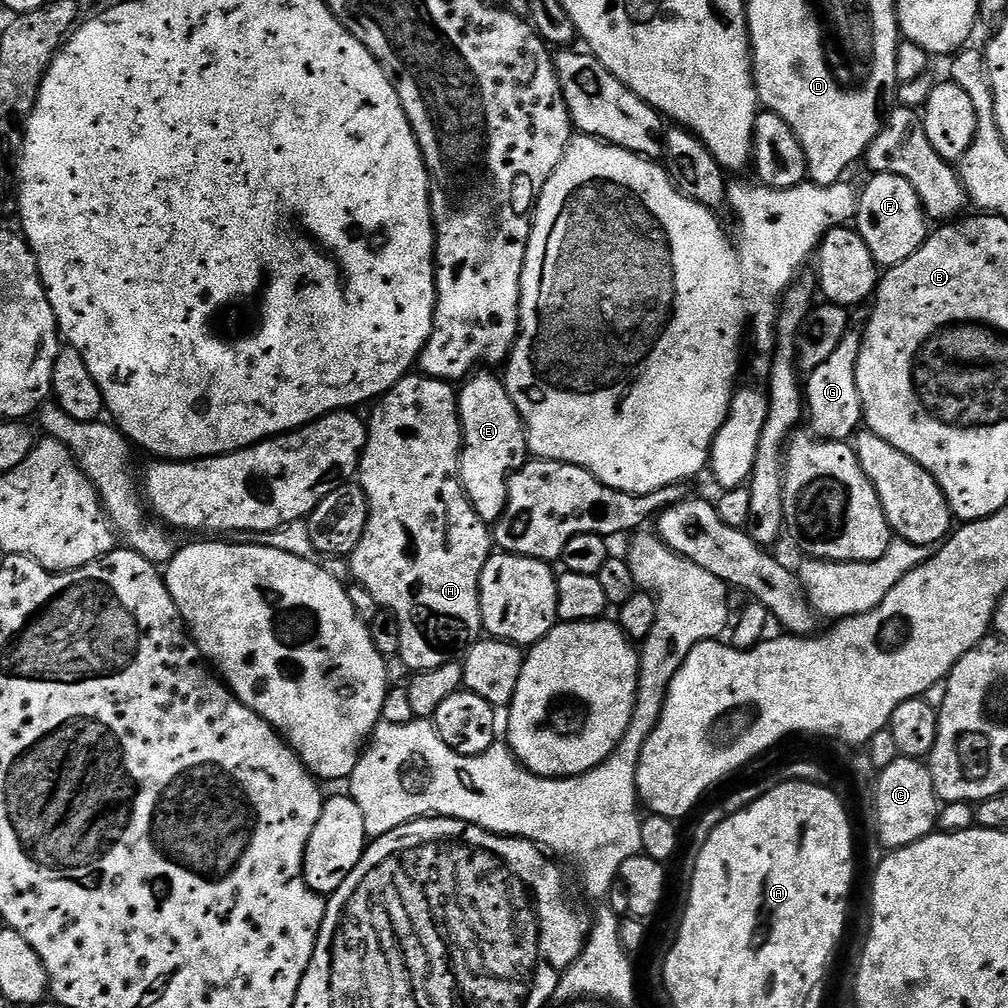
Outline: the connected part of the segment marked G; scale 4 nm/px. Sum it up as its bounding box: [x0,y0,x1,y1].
[806,310,868,442]

